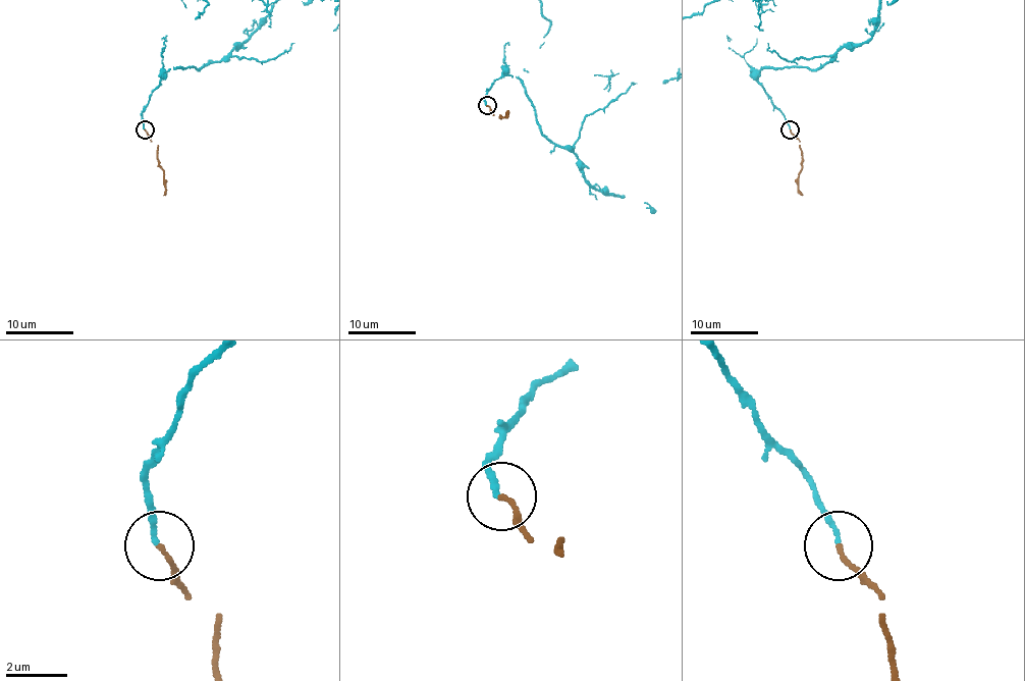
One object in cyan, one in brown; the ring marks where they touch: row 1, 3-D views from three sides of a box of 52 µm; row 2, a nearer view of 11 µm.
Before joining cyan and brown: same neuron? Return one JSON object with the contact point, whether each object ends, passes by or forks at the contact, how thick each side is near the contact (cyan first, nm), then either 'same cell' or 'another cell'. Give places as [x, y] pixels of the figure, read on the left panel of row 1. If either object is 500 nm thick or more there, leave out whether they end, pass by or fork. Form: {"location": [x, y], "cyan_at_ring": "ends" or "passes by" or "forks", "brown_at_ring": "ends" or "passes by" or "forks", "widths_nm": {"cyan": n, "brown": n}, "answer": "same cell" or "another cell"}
{"location": [145, 129], "cyan_at_ring": "ends", "brown_at_ring": "ends", "widths_nm": {"cyan": 170, "brown": 150}, "answer": "same cell"}

